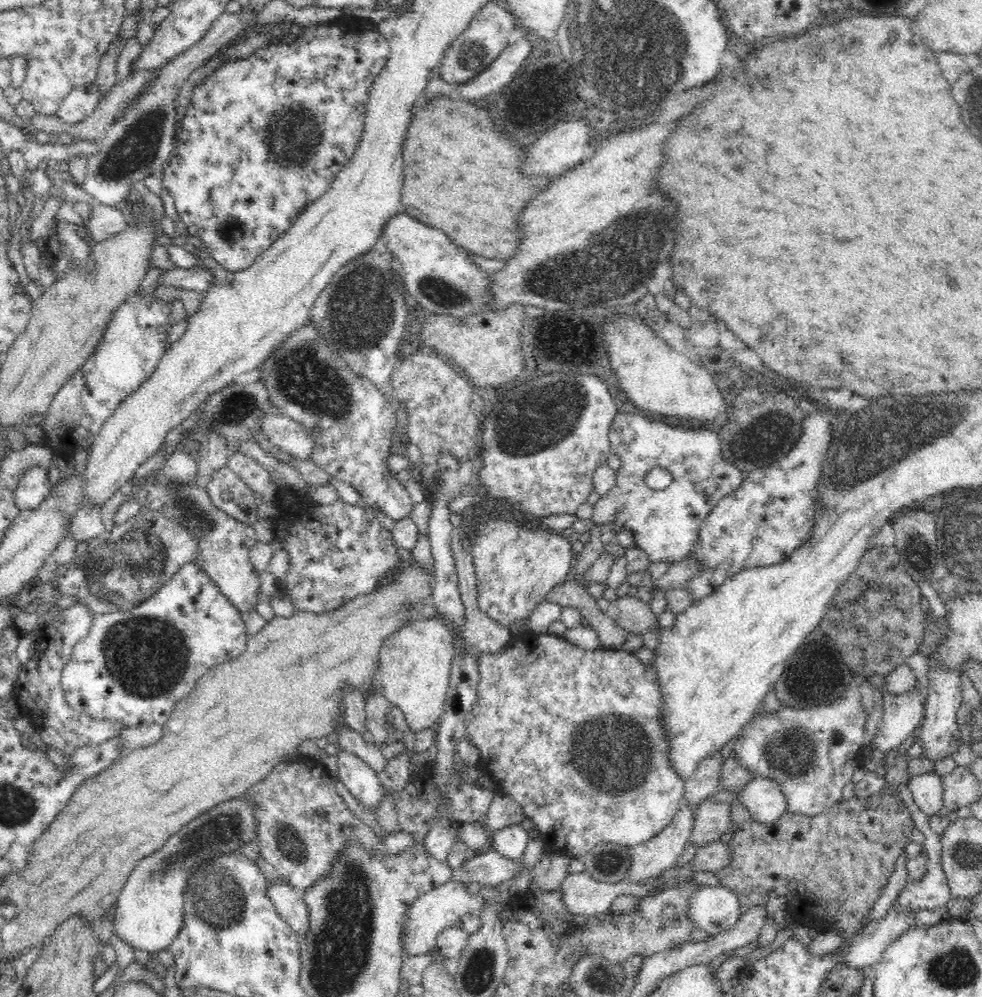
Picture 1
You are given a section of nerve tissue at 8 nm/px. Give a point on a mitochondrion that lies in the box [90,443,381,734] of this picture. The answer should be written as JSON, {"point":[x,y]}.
{"point":[147,658]}

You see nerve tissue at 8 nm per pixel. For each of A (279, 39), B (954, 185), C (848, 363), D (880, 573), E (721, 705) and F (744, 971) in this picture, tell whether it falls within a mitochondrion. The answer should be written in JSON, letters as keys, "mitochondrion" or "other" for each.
{"A":"other","B":"other","C":"other","D":"other","E":"other","F":"other"}

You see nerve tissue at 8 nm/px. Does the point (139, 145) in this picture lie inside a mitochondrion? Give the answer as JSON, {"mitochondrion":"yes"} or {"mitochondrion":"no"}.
{"mitochondrion":"yes"}

